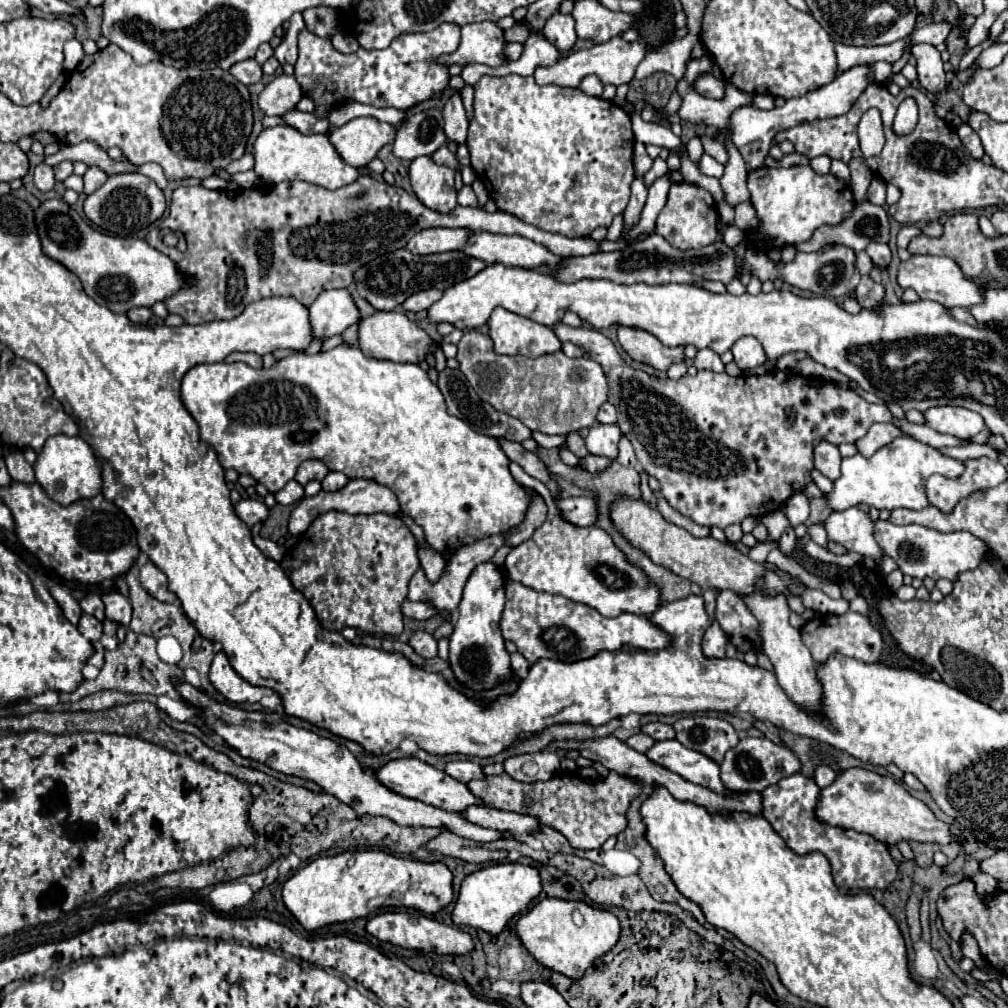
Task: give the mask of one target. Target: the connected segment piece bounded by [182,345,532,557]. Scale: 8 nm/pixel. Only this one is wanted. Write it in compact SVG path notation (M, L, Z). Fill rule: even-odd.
M338 345L338 347L334 347L326 353L316 353L316 355L298 353L298 355L290 355L286 359L280 359L270 369L252 369L246 363L214 363L214 365L204 363L204 365L196 365L182 379L182 403L190 411L190 415L196 419L196 423L200 427L200 439L216 449L220 465L224 469L236 469L238 473L254 477L256 481L266 485L270 493L280 491L290 479L294 479L298 465L306 459L320 459L320 461L326 463L326 467L330 471L340 471L340 473L348 475L348 479L372 479L380 485L386 485L388 489L392 489L396 493L402 511L408 517L412 517L416 525L422 527L426 543L430 543L444 557L450 557L454 551L458 551L464 545L470 545L470 543L480 541L480 539L490 537L490 535L506 533L508 529L520 525L524 521L526 511L528 511L530 501L532 501L530 493L526 493L524 487L520 483L516 483L514 477L510 475L510 469L508 469L510 459L504 455L504 451L500 451L500 443L496 443L496 439L492 439L492 437L486 437L486 435L472 431L462 419L450 415L440 389L428 379L426 371L422 371L414 363L376 361L376 359L364 357L358 347Z

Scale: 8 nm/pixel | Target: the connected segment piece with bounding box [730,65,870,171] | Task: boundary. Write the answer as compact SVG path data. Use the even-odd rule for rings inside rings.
M862 65L862 67L854 67L846 73L842 73L840 77L836 77L832 83L810 91L808 95L802 97L794 97L794 99L786 99L782 107L774 107L772 111L764 111L758 107L742 107L738 111L734 111L734 115L730 117L730 127L732 127L732 141L738 147L738 151L742 153L744 161L746 161L746 169L754 171L760 169L770 147L772 147L772 139L778 131L784 131L788 127L812 121L812 119L826 119L826 117L838 117L850 111L852 103L860 97L860 93L866 89L868 85L868 71L870 65Z

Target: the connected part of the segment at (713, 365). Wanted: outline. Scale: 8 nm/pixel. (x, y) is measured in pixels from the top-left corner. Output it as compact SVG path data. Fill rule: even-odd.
M712 349L698 351L698 355L694 359L694 365L696 365L696 369L708 369L708 371L718 373L725 371L725 365L722 363L720 356L714 353Z

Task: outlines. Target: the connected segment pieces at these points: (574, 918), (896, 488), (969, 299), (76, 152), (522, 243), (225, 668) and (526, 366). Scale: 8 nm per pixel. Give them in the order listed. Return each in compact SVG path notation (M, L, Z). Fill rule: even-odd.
M542 899L516 923L518 937L530 955L544 967L558 971L570 979L580 979L584 971L610 951L620 937L620 923L616 915L604 909L594 909L582 901L564 899Z
M908 435L894 439L890 445L876 451L872 457L862 457L856 453L854 457L842 459L842 475L834 481L830 493L824 495L826 505L832 511L844 511L854 505L868 505L880 509L924 509L928 507L924 483L930 475L940 473L948 479L960 477L964 471L964 463L958 459L950 459L940 455L934 447L924 445Z
M912 255L908 261L902 261L898 267L898 285L902 289L914 289L920 299L942 303L944 307L970 307L982 301L982 289L968 281L960 267L948 257L934 255Z
M82 141L78 145L62 145L56 155L45 156L46 165L58 165L60 161L84 161L86 165L98 165L108 175L118 173L136 173L138 167L130 161L116 161L106 155L104 149L96 147L92 141Z
M472 233L462 251L474 259L486 261L488 265L502 263L506 267L524 267L524 269L534 269L542 263L554 267L562 259L530 239L500 233Z
M220 651L214 655L208 679L214 689L230 703L258 703L262 697L272 695L274 691L268 687L256 687L244 681L228 663L228 657Z
M466 331L464 337L458 343L458 355L460 371L466 375L474 391L480 395L482 401L490 403L496 411L502 411L506 415L512 415L520 419L528 429L540 431L546 435L566 435L570 431L578 431L582 427L590 427L596 421L596 413L606 403L608 399L608 383L604 377L602 367L590 359L590 357L580 357L580 359L570 359L562 351L542 355L536 359L524 357L524 355L498 355L492 347L492 339L484 333L478 331Z

